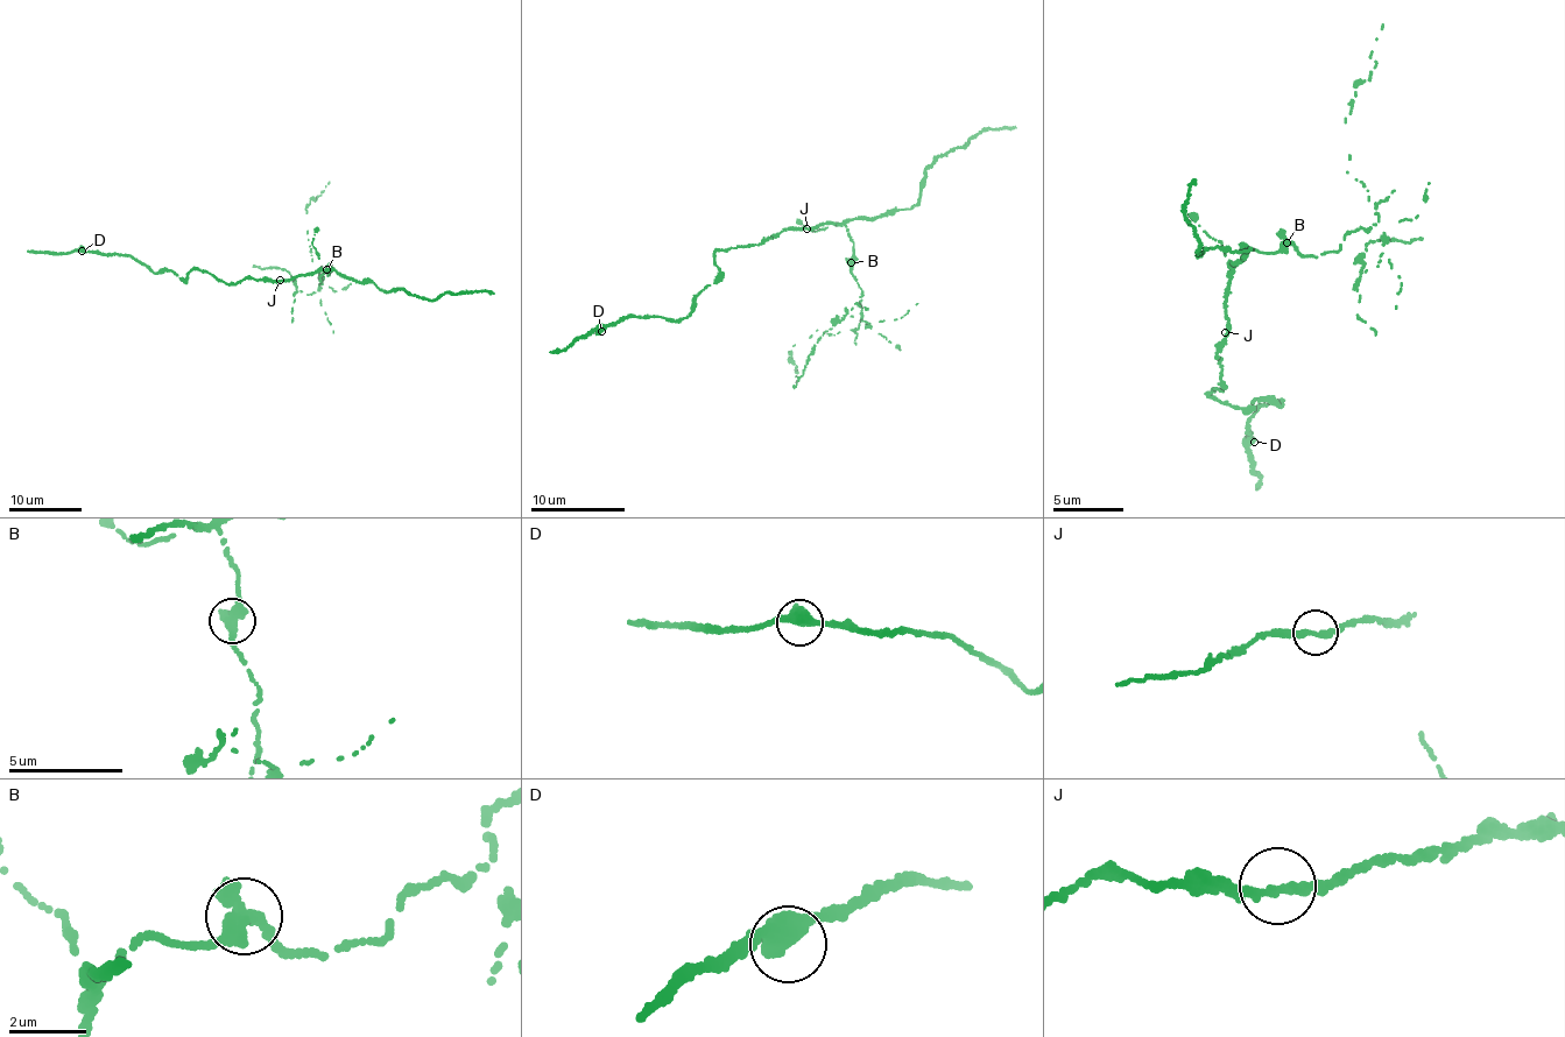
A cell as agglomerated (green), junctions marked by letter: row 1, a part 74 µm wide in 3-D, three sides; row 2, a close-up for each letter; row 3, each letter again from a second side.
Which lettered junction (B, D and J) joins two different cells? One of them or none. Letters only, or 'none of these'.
B

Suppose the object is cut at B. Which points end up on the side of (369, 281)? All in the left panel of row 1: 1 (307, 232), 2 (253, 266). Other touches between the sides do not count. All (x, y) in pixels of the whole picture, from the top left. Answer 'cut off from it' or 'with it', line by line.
1: cut off from it
2: cut off from it

